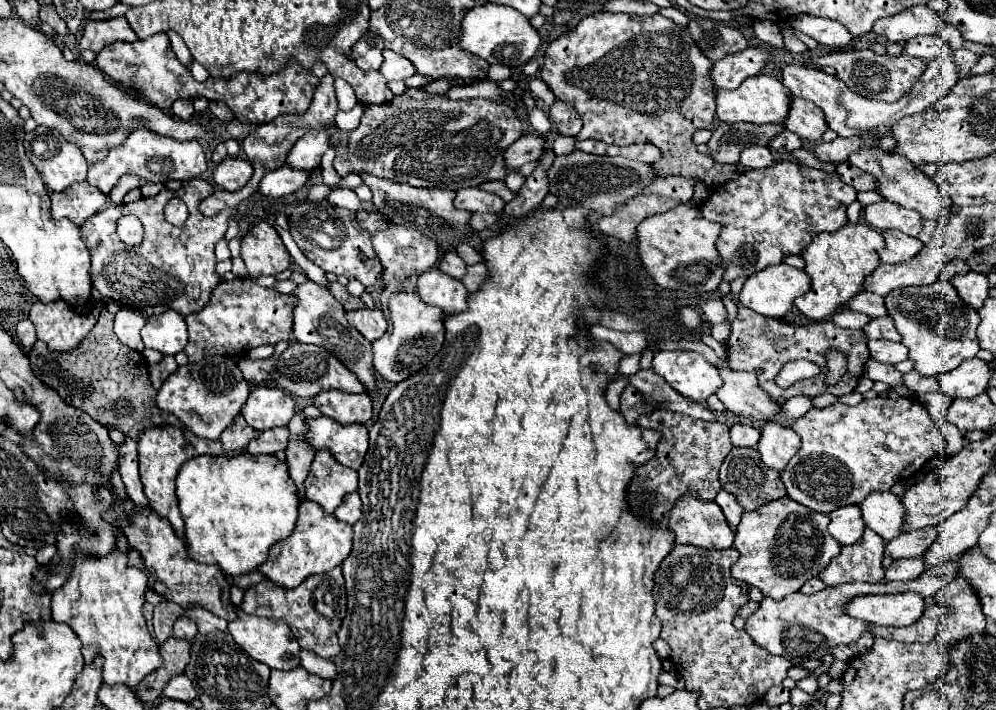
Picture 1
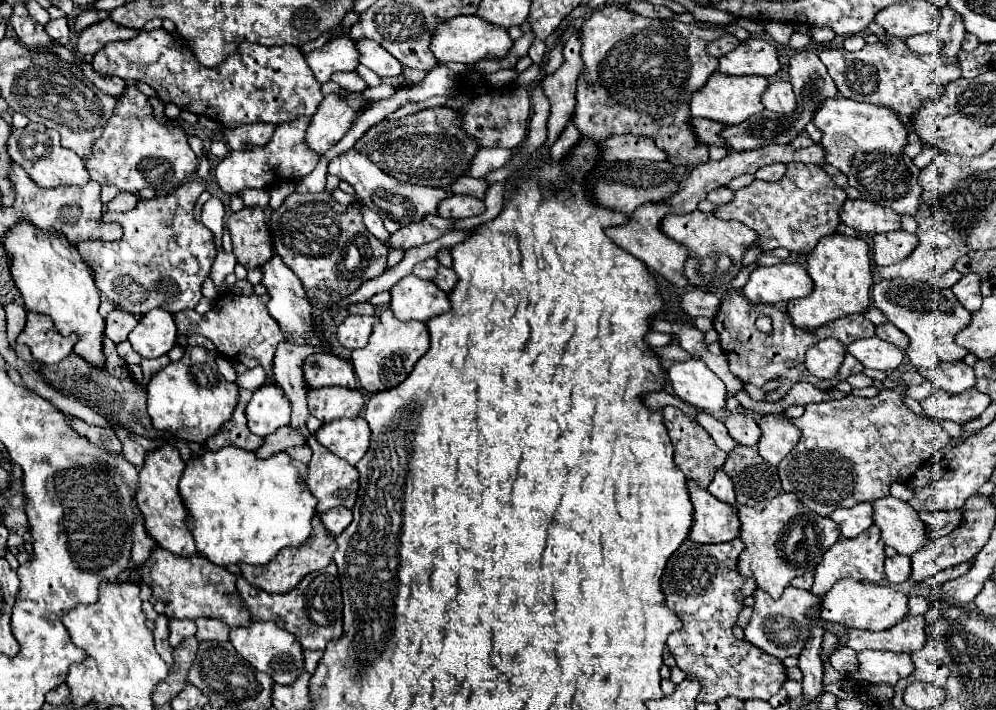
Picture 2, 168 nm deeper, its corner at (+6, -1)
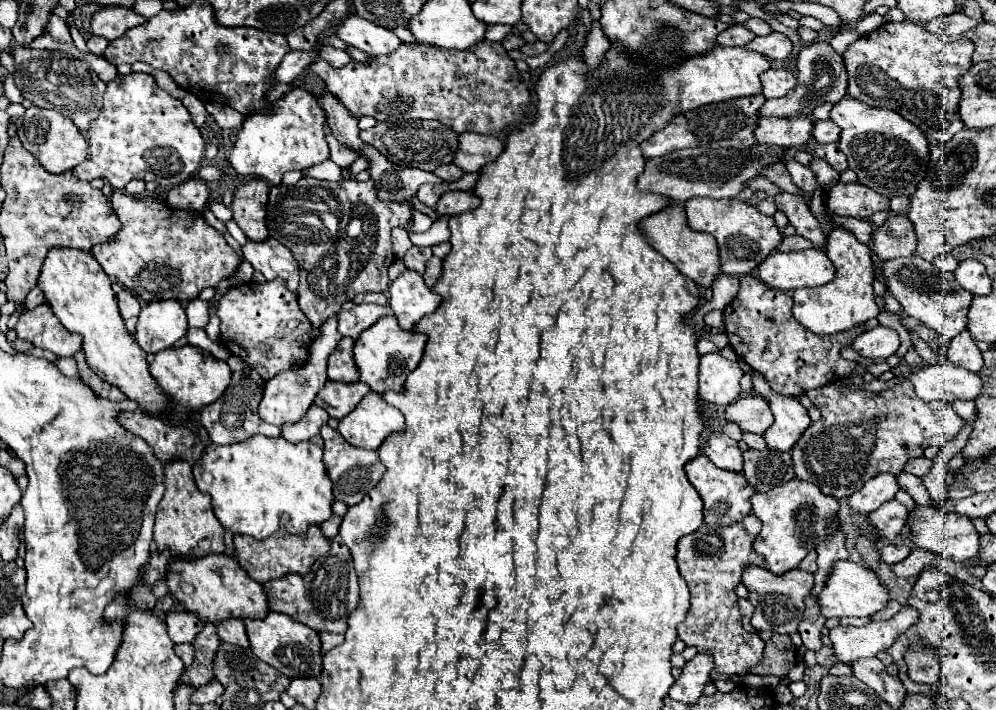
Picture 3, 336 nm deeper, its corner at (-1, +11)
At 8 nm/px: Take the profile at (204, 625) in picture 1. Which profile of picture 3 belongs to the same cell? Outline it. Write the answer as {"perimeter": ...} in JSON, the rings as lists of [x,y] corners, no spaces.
{"perimeter":[[[228,618],[220,624],[216,624],[218,628],[218,636],[224,642],[236,644],[236,646],[248,646],[248,638],[246,638],[246,630],[244,630],[244,622],[240,618]]]}

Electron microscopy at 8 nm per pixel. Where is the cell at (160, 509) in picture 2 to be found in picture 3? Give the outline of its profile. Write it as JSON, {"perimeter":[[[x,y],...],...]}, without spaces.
{"perimeter":[[[172,460],[164,466],[164,496],[156,510],[154,542],[158,550],[168,548],[172,556],[190,558],[190,552],[204,538],[210,538],[212,546],[216,546],[216,552],[224,550],[224,528],[220,528],[220,522],[216,520],[208,496],[196,488],[192,478],[192,466],[184,460]]]}

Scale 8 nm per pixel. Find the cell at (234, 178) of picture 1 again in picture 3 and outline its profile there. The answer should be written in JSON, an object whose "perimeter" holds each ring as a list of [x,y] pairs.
{"perimeter":[[[292,88],[280,98],[280,108],[272,116],[248,116],[230,152],[230,164],[242,176],[260,176],[270,184],[280,184],[284,172],[306,170],[328,158],[324,138],[324,112],[318,100],[304,88]]]}

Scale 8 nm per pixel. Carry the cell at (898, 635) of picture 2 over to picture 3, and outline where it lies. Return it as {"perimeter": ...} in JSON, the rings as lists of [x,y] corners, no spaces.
{"perimeter":[[[904,606],[896,616],[890,620],[870,620],[864,626],[836,626],[830,630],[832,650],[840,658],[840,662],[852,664],[852,660],[864,656],[876,656],[878,650],[890,648],[900,634],[908,632],[920,620],[920,614]]]}

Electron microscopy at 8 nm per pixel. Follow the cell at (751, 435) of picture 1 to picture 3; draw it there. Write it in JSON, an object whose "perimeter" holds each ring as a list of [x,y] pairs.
{"perimeter":[[[758,394],[740,396],[736,402],[726,406],[724,416],[728,422],[736,422],[744,432],[754,432],[754,434],[764,434],[774,420],[768,402]]]}

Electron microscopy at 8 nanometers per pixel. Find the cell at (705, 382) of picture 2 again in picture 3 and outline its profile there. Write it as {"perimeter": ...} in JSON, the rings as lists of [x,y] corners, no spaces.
{"perimeter":[[[714,352],[704,354],[700,356],[698,396],[706,402],[728,406],[740,396],[740,378],[742,368],[738,362],[730,362]]]}

